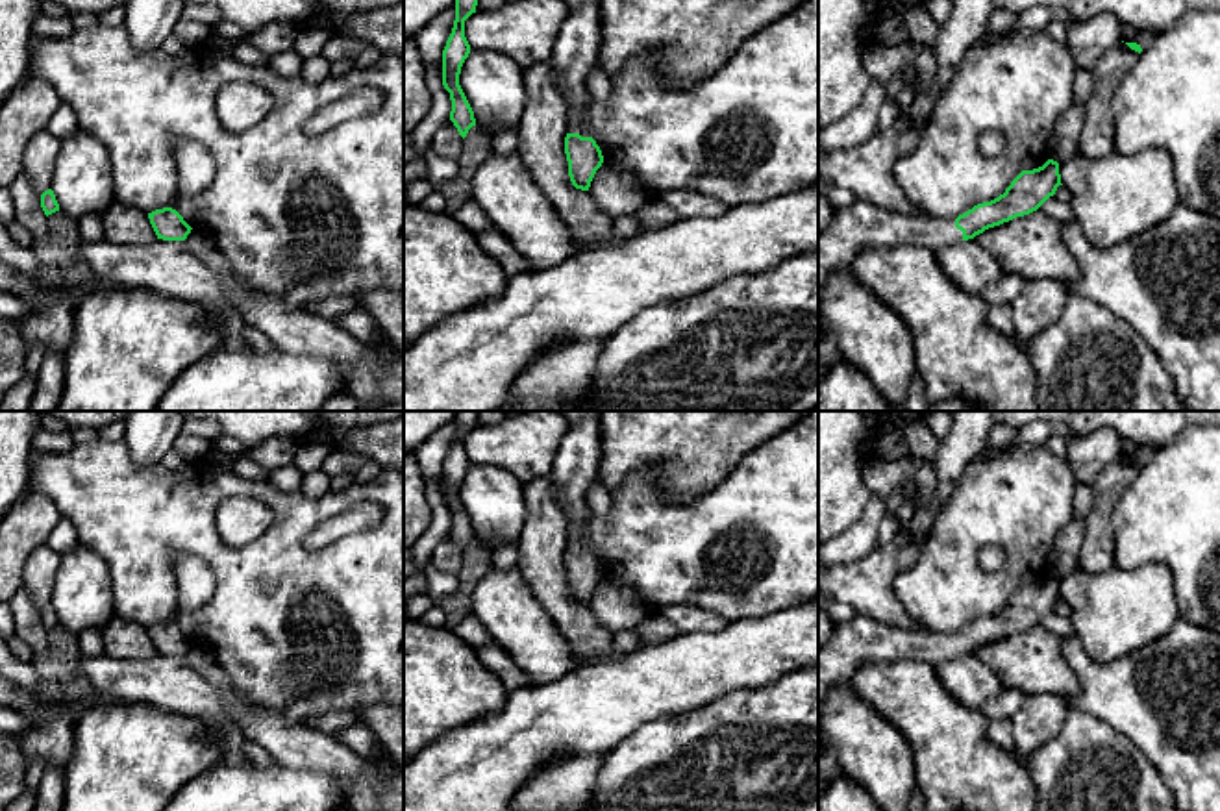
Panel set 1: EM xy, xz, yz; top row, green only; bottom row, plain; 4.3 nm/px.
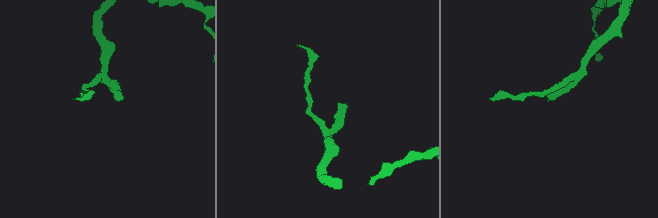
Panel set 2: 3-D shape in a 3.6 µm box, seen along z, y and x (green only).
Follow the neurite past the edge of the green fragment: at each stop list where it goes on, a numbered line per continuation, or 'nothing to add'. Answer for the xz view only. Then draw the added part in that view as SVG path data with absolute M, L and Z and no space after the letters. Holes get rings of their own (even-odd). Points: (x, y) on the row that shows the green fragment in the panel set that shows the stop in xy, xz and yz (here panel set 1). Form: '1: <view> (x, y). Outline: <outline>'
1: xz (576, 49). Outline: M587 2L581 7L570 9L563 22L550 65L555 70L557 83L568 100L568 130L589 137L583 126L583 111L592 102L587 89L589 74L600 56L600 4Z

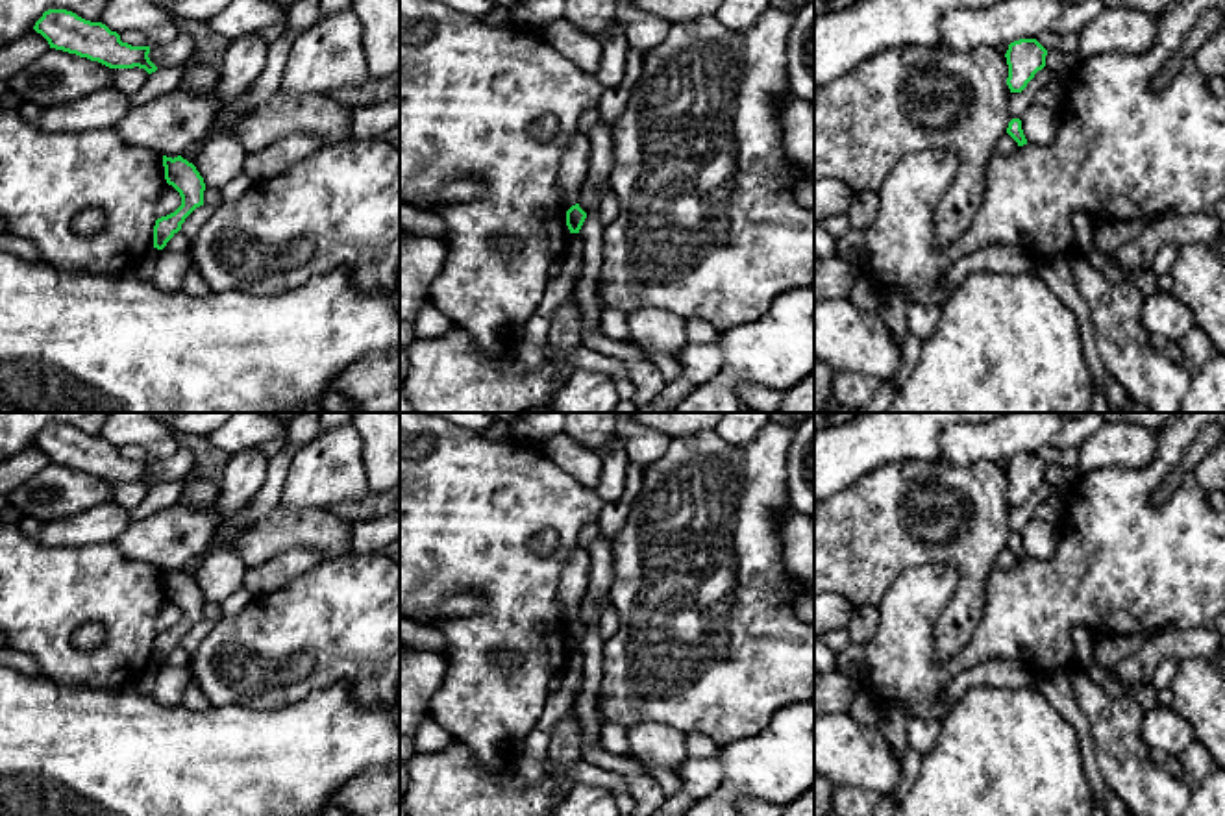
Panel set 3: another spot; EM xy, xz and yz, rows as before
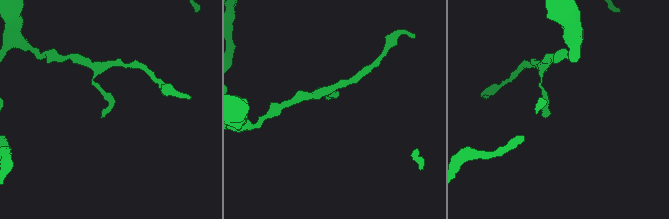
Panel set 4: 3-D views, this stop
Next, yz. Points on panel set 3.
nothing to add

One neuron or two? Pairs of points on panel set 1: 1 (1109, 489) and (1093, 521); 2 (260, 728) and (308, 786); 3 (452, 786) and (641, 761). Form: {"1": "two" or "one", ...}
{"1": "one", "2": "two", "3": "two"}

